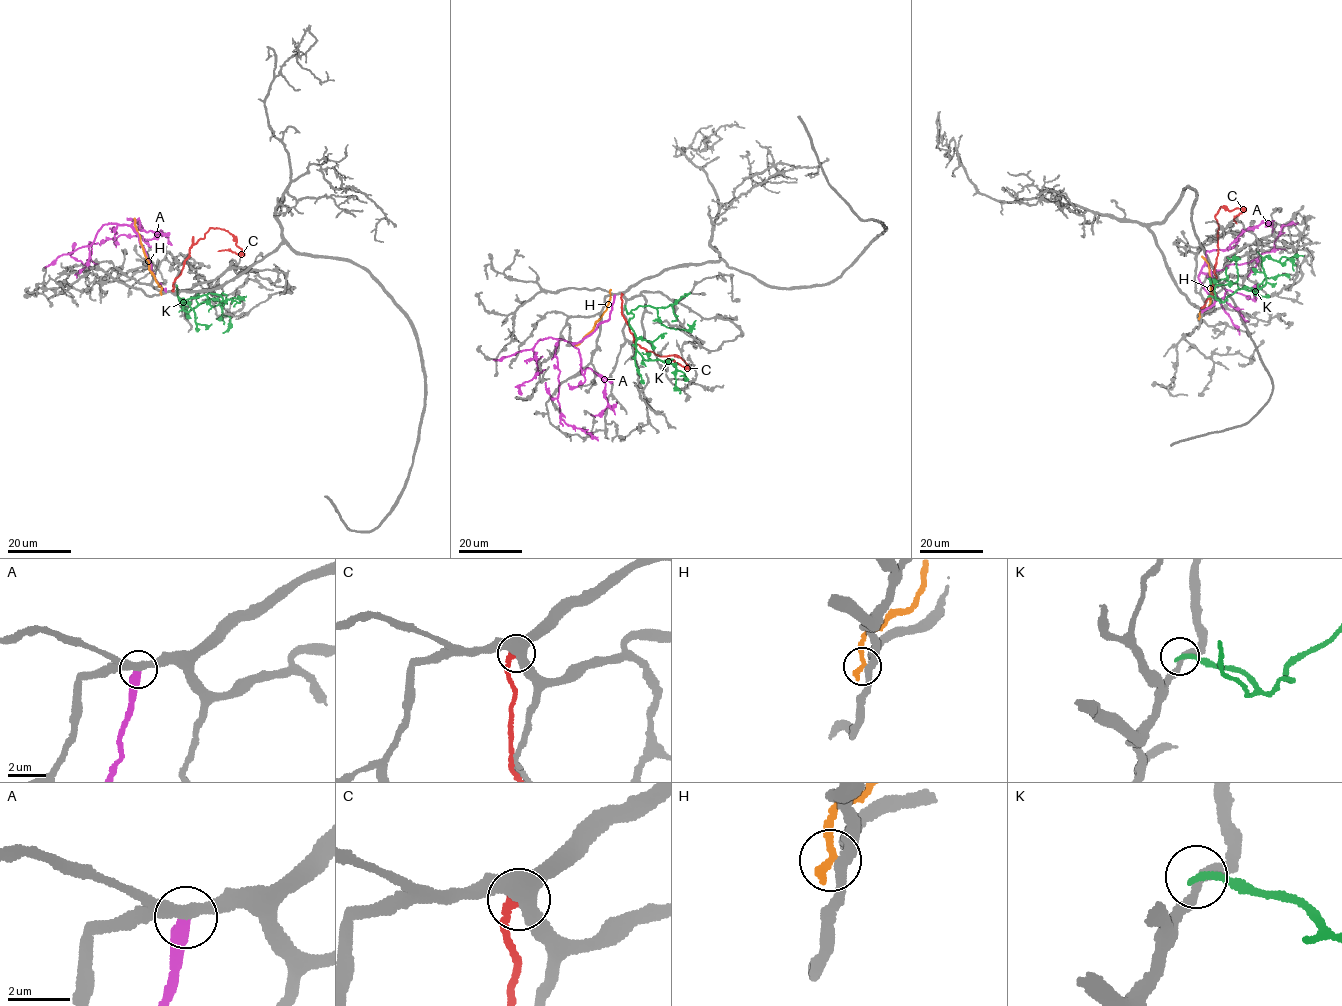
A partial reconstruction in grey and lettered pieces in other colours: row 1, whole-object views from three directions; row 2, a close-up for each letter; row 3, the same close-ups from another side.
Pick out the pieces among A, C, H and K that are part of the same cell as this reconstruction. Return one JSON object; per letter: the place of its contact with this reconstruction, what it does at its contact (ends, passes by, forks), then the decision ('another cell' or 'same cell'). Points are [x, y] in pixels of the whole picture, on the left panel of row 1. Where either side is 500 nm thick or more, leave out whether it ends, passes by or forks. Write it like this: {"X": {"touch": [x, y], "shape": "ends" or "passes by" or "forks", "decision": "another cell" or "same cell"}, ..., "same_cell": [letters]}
{"A": {"touch": [166, 291], "shape": "ends", "decision": "another cell"}, "C": {"touch": [173, 291], "shape": "ends", "decision": "another cell"}, "H": {"touch": [160, 292], "shape": "ends", "decision": "another cell"}, "K": {"touch": [177, 285], "shape": "ends", "decision": "another cell"}, "same_cell": []}

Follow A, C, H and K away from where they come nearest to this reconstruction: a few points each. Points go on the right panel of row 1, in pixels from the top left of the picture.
A: (1202, 312), (1218, 299), (1204, 265), (1202, 273), (1209, 273), (1248, 263), (1272, 249), (1283, 226), (1298, 222)
C: (1202, 307), (1216, 280), (1215, 217), (1220, 206), (1241, 208), (1236, 223)
H: (1199, 317), (1200, 312), (1209, 305), (1212, 285), (1209, 264), (1201, 256)
K: (1208, 296), (1224, 301), (1238, 289), (1262, 287), (1264, 257), (1283, 263), (1294, 256), (1303, 256)

